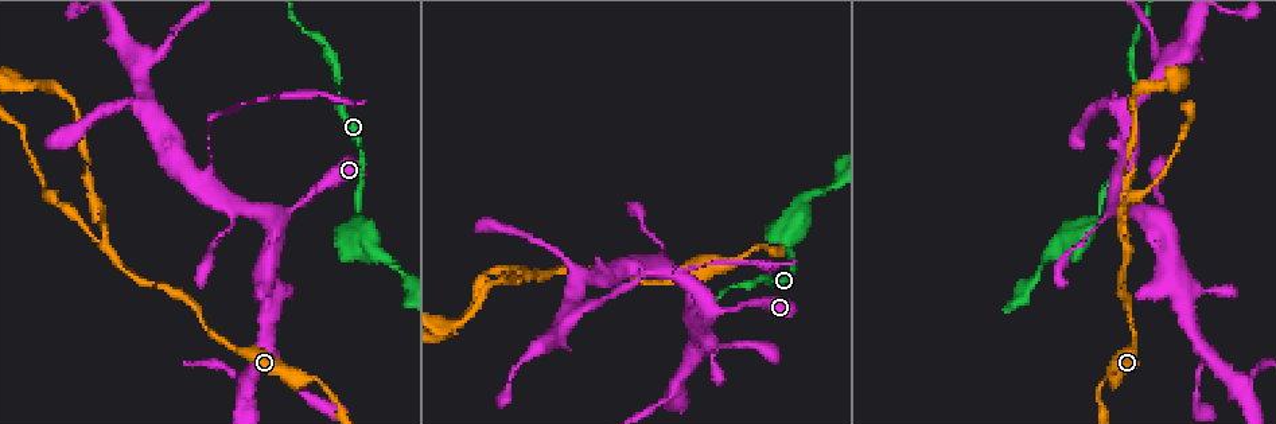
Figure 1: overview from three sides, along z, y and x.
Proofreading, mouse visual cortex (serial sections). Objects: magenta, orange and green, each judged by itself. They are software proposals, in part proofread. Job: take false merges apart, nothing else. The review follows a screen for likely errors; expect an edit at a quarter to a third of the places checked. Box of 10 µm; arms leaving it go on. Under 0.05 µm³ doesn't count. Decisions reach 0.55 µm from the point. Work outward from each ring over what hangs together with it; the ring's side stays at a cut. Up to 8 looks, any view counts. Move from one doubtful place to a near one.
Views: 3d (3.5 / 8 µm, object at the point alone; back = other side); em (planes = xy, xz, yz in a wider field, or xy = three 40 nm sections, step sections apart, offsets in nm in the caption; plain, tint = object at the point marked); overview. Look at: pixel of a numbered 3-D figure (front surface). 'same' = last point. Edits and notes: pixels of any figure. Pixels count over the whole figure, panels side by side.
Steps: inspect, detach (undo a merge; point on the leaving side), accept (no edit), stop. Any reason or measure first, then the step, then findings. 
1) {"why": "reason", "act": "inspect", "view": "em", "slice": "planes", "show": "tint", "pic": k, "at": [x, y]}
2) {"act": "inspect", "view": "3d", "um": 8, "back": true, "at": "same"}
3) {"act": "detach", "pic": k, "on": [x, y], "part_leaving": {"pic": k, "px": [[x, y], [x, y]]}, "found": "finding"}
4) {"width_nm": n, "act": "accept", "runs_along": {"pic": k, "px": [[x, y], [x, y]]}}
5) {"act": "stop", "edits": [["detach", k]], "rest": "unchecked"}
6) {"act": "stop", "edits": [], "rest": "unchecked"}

{"why": "thin neck", "act": "inspect", "view": "3d", "um": 8, "back": true, "pic": 1, "at": [209, 151]}

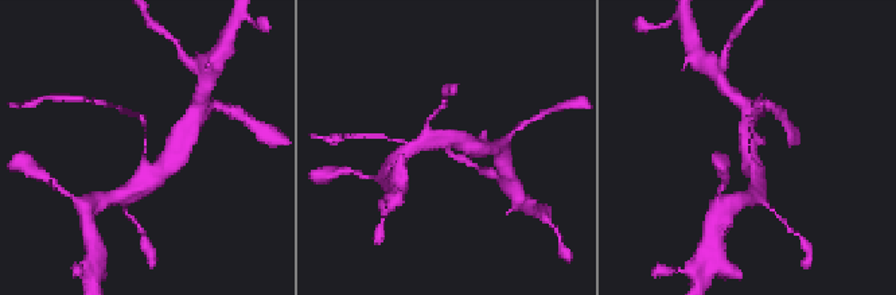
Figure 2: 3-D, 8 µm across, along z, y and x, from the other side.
{"why": "closer look", "act": "inspect", "view": "3d", "um": 3.5, "at": "same"}

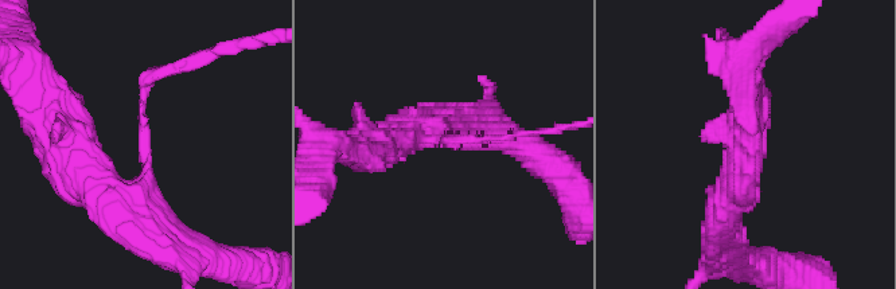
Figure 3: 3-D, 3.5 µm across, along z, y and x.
{"arm_widths_nm": [100, 350], "why": "now the EM", "act": "inspect", "view": "em", "slice": "planes", "show": "tint", "pic": 3, "at": [146, 142]}

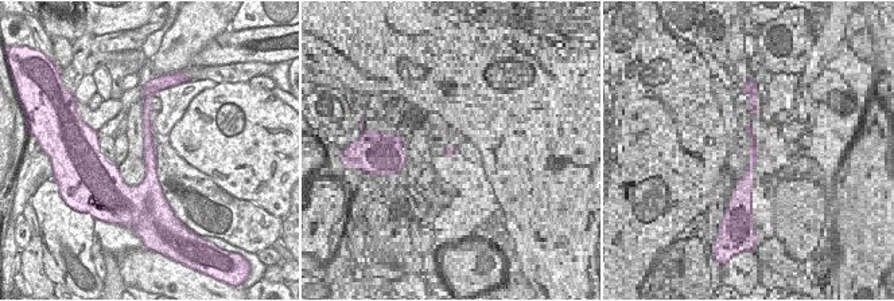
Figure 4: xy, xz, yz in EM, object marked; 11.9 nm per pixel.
{"width_nm": 160, "act": "detach", "pic": 3, "on": [144, 93], "part_leaving": {"pic": 3, "px": [[145, 155], [141, 85], [203, 57]]}, "found": "two cells meet here"}

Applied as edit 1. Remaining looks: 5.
{"why": "two arms at a narrow angle", "act": "inspect", "view": "3d", "um": 3.5, "pic": 1, "at": [104, 246]}

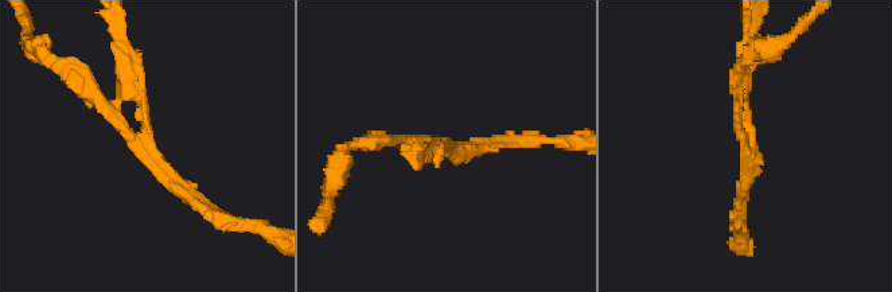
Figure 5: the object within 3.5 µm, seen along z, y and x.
{"arms": 3, "arm_widths_nm": [150, 150, 150], "act": "inspect", "view": "em", "slice": "xy", "step": 1, "show": "tint", "pic": 5, "at": [148, 151]}

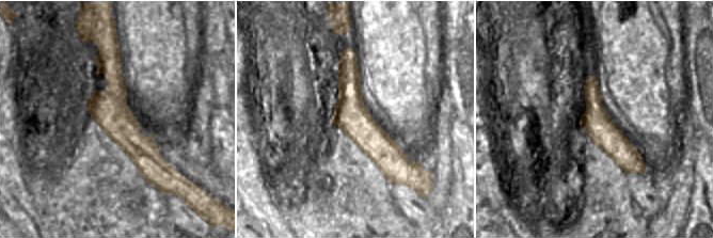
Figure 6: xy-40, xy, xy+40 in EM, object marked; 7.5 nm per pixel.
{"why": "another direction", "act": "inspect", "view": "em", "slice": "planes", "show": "tint", "at": "same"}

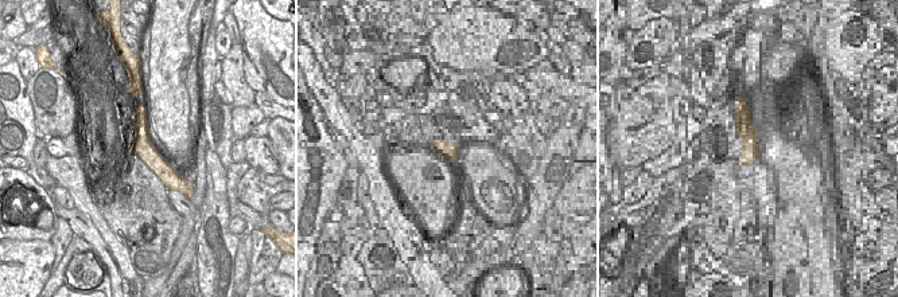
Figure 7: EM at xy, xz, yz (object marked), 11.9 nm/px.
{"act": "detach", "pic": 5, "on": [120, 53], "part_leaving": {"pic": 5, "px": [[147, 132], [123, 34]]}, "found": "two cells meet here"}

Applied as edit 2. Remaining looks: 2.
{"act": "stop", "edits": [["detach", 3], ["detach", 5]], "rest": "unchecked"}

